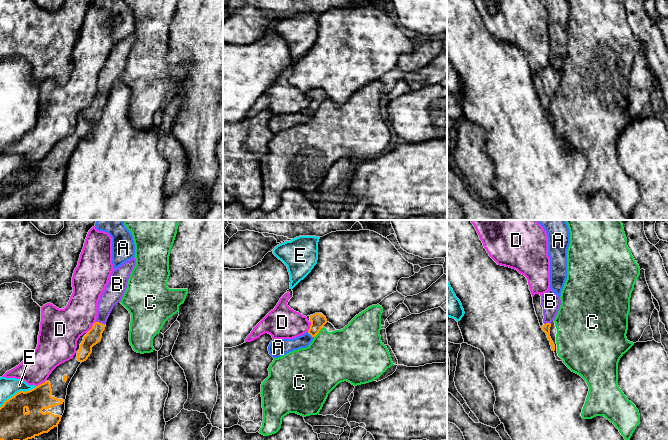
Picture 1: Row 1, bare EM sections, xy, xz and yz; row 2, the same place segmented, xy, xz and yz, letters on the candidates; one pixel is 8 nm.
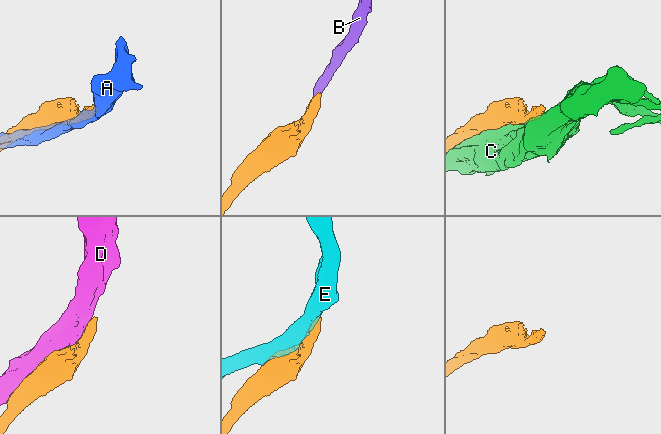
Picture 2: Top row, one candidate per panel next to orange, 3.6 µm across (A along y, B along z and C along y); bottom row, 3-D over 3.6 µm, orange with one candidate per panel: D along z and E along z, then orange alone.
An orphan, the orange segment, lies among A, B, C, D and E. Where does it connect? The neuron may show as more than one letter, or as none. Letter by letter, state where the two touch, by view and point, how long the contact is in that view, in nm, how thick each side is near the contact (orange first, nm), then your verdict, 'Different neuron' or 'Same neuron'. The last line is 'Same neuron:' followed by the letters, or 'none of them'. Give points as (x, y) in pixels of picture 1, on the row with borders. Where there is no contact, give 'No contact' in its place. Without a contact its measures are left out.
A: Touches orange at xz (310, 334). Shared border 70 nm. Thickness 110 nm (orange) against 130 nm. Different neuron
B: Touches orange at xy (100, 323). Shared border 90 nm. Thickness 120 nm (orange) against 150 nm. Same neuron
C: Touches orange at xz (318, 332). Shared border 110 nm. Thickness 110 nm (orange) against 420 nm. Different neuron
D: Touches orange at xy (92, 327). Shared border 120 nm. Thickness 120 nm (orange) against 320 nm. Different neuron
E: Touches orange at xy (18, 392). Shared border 340 nm. Thickness 240 nm (orange) against 150 nm. Different neuron
Same neuron: B

